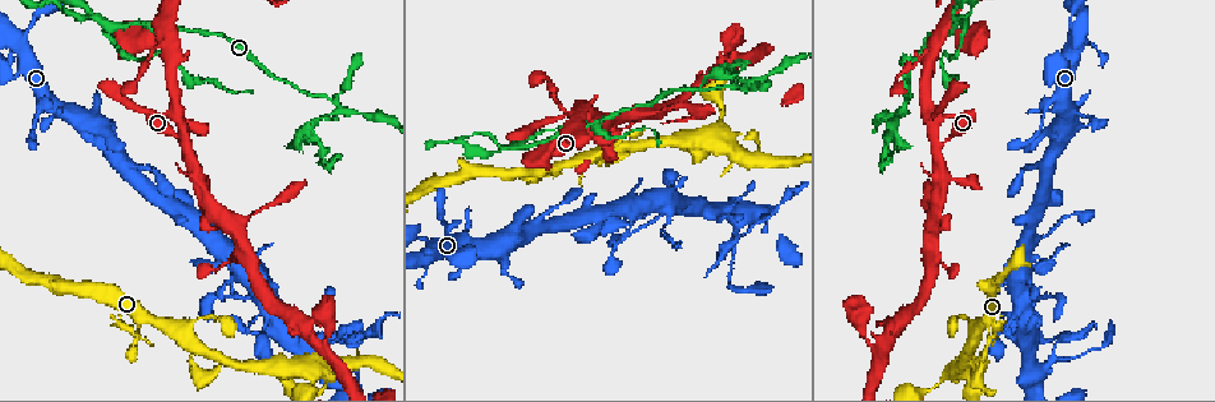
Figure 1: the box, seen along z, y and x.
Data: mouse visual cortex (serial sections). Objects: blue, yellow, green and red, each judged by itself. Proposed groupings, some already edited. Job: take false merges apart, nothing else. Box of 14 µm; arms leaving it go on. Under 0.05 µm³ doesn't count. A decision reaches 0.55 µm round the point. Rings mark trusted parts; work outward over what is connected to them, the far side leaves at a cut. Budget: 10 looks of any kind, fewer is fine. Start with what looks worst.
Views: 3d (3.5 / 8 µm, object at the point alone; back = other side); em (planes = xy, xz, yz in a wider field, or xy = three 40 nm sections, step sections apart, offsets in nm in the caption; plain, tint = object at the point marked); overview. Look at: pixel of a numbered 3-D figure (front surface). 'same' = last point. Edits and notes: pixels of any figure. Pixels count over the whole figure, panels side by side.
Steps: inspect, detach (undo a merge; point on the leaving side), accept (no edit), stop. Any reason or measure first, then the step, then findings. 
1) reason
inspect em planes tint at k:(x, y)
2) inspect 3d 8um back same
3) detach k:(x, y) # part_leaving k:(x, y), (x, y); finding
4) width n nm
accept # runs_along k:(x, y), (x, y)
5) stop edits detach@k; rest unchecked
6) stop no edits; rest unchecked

sharp bend
inspect 3d 8um at 1:(735, 237)

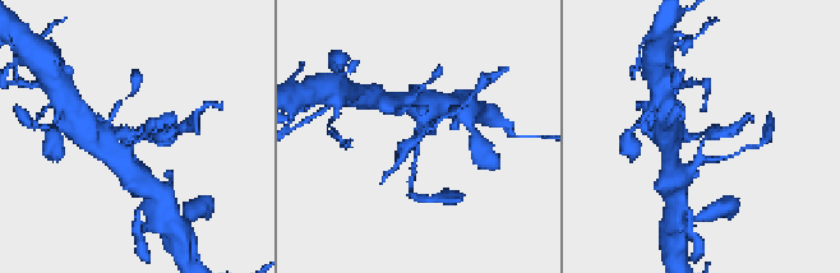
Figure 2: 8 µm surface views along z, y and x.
inspect 3d 3.5um at 2:(705, 137)

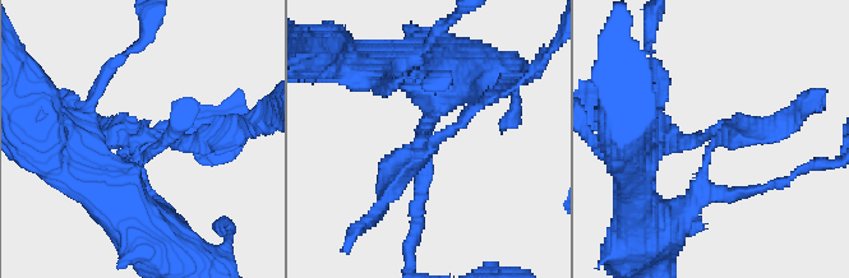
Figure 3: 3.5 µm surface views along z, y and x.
inspect em xy step 3 tint at 3:(134, 145)

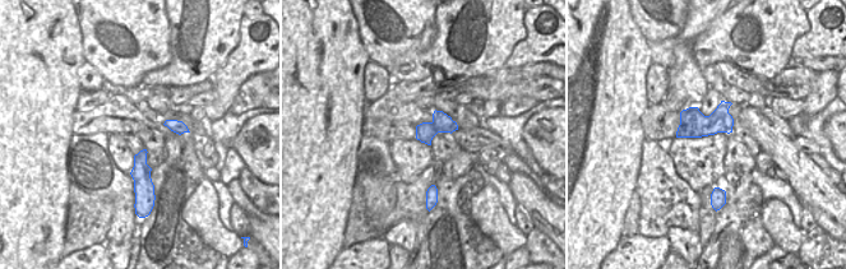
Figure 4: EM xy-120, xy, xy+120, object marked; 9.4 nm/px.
detach 3:(690, 142) # part_leaving 3:(706, 163), (720, 135), (668, 139); a second cell is stuck on

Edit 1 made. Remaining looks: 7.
four or more arms meet
inspect 3d 3.5um at 1:(747, 81)

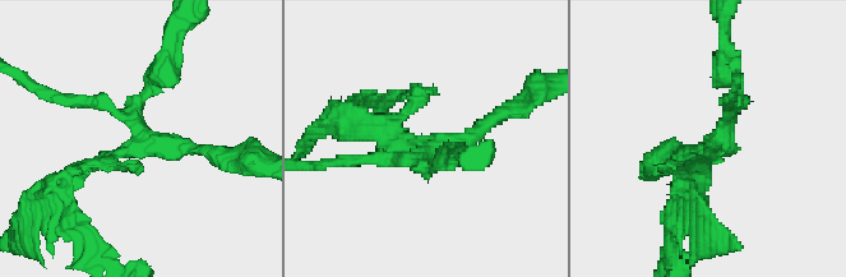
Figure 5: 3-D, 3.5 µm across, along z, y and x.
need the tissue
inspect em planes tint at 5:(719, 136)

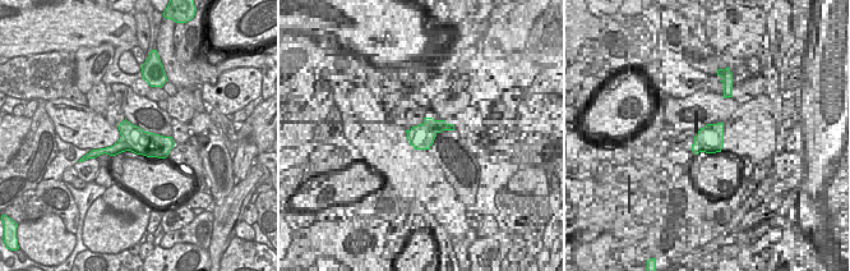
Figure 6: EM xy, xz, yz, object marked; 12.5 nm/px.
inspect em xy step 3 tint same

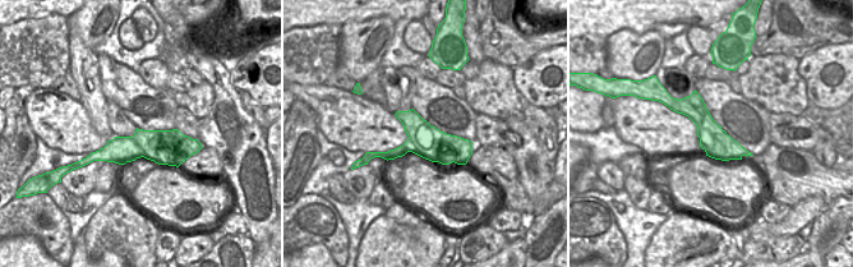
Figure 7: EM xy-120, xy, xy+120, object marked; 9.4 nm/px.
detach 5:(134, 164) # part_leaving 5:(135, 146), (52, 185), (52, 208); a second cell is stuck on

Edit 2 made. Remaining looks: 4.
inspect overview

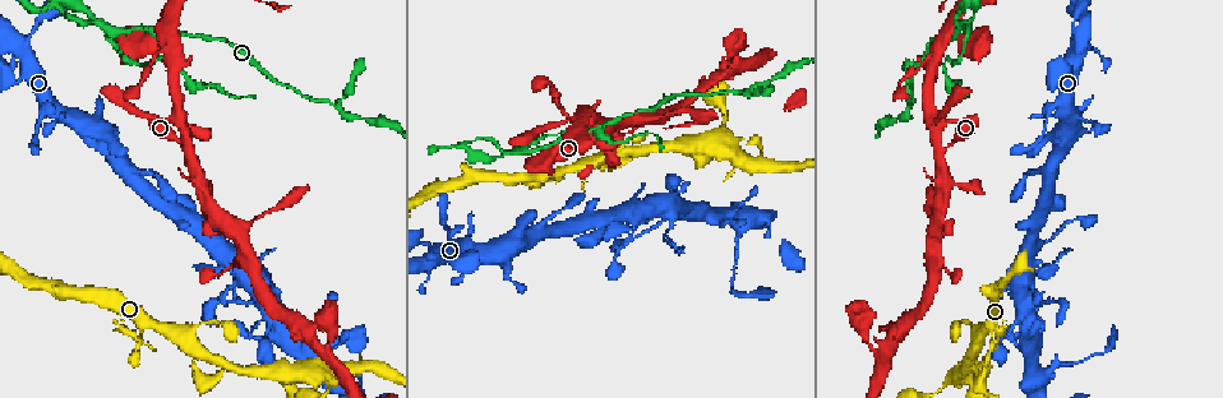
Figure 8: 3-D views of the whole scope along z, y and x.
abrupt turn
inspect em xy step 1 tint at 8:(119, 29)

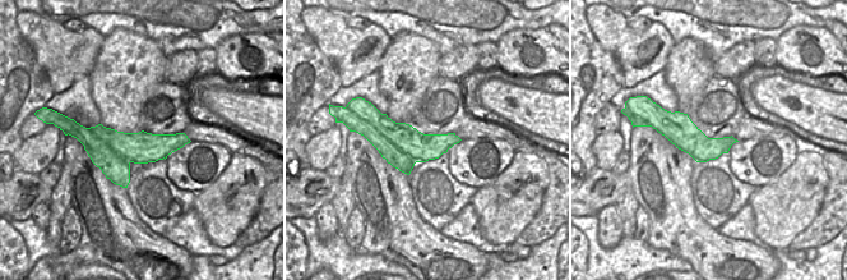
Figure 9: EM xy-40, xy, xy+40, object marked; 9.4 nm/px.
wider look
inspect 3d 3.5um same

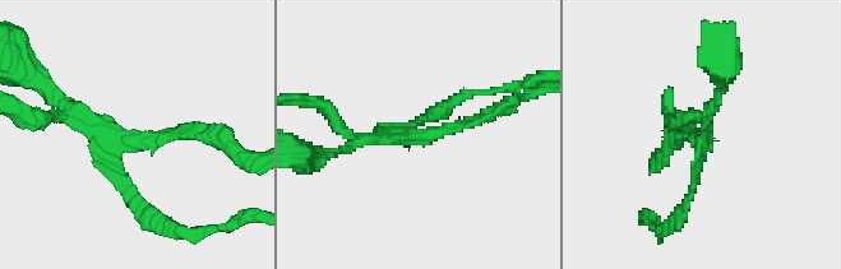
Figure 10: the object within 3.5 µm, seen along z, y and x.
arms 3; arm_widths 150, 150, 150 nm
detach 10:(134, 194) # part_leaving 10:(121, 152), (121, 184), (157, 219), (193, 227); two cells meet here

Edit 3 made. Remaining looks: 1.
stop edits detach@3, detach@5, detach@10; rest unchecked

